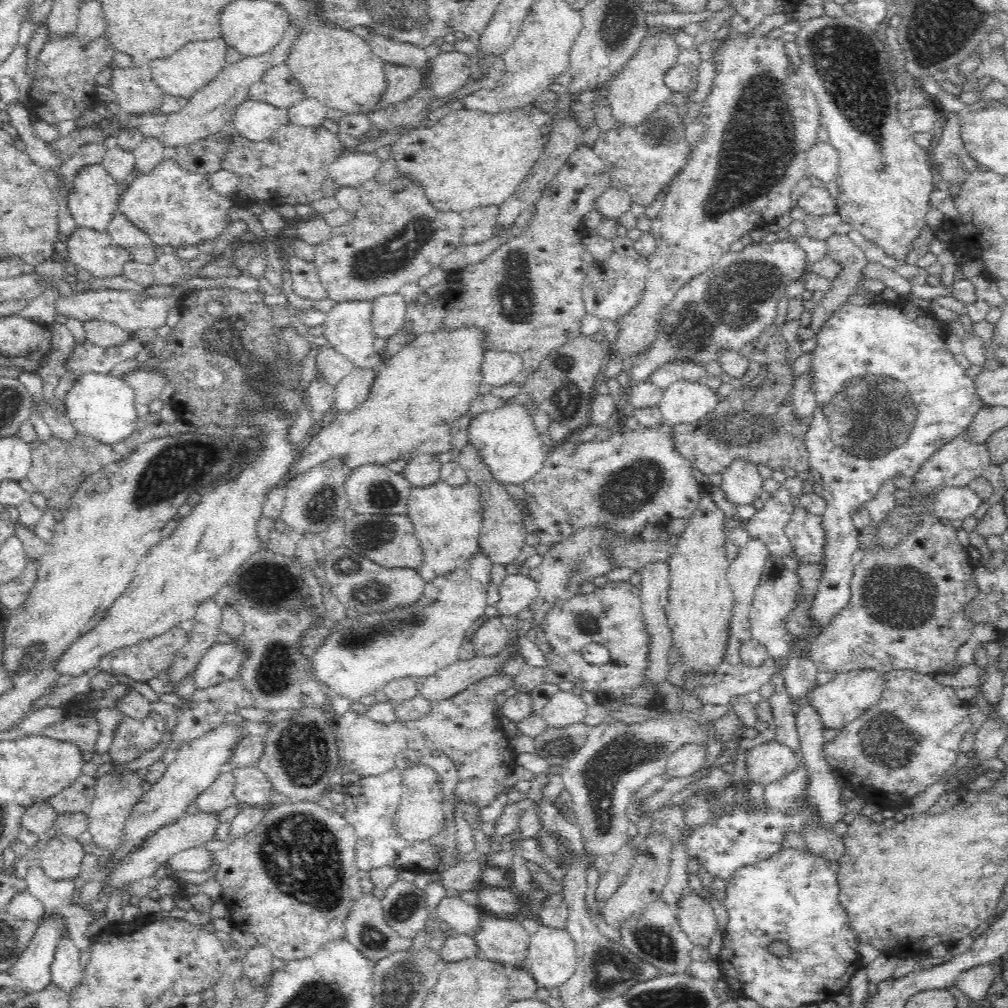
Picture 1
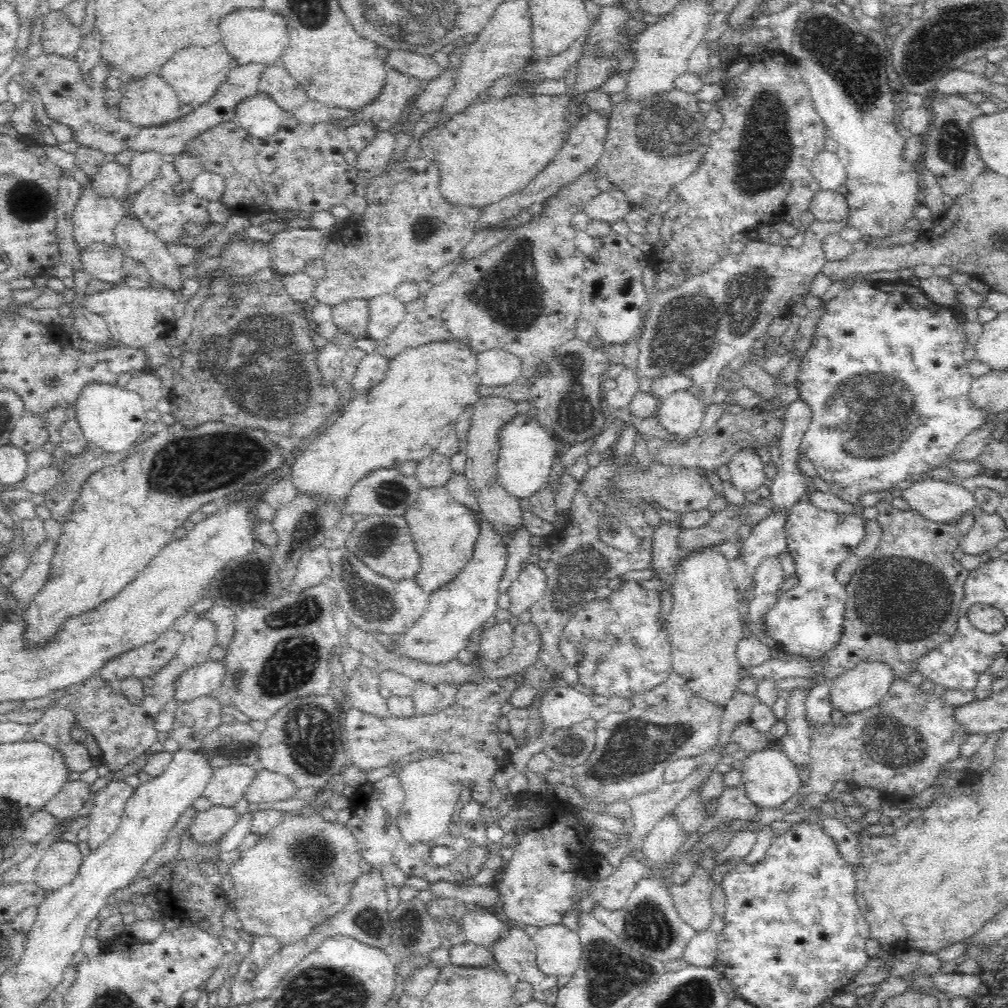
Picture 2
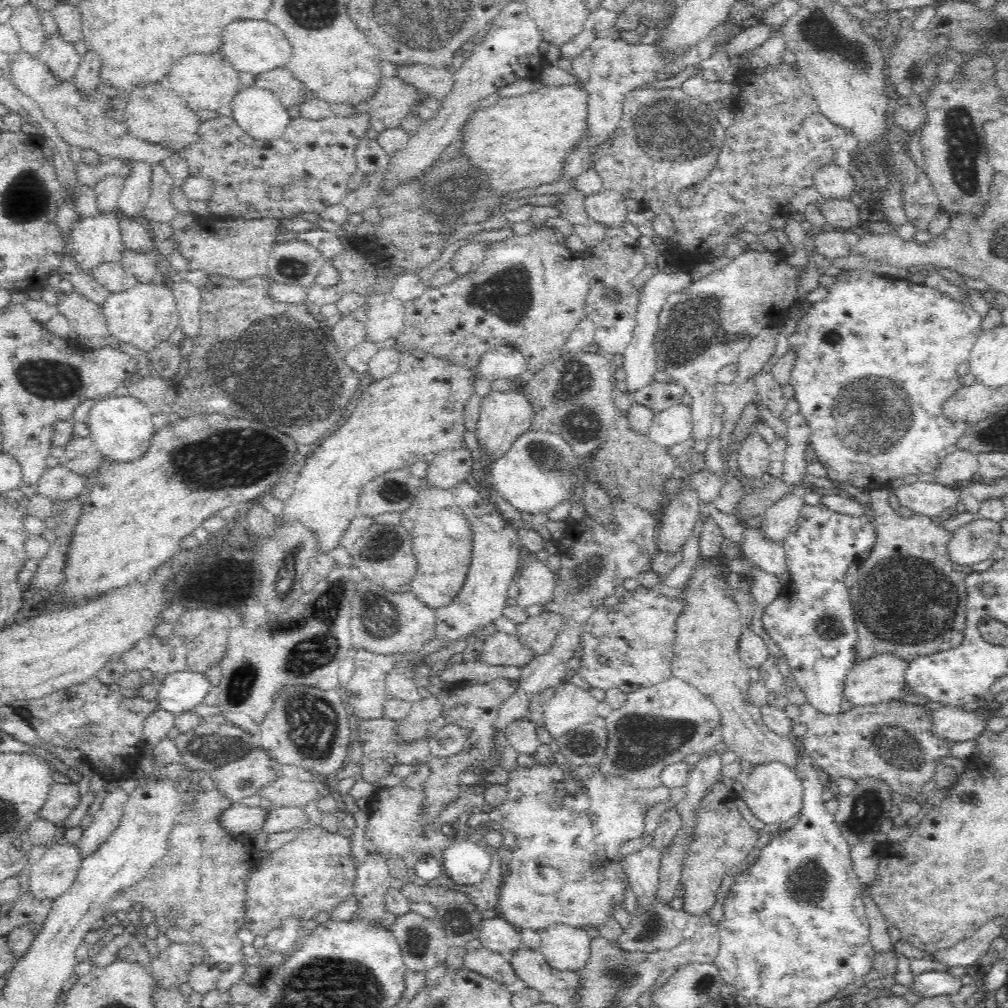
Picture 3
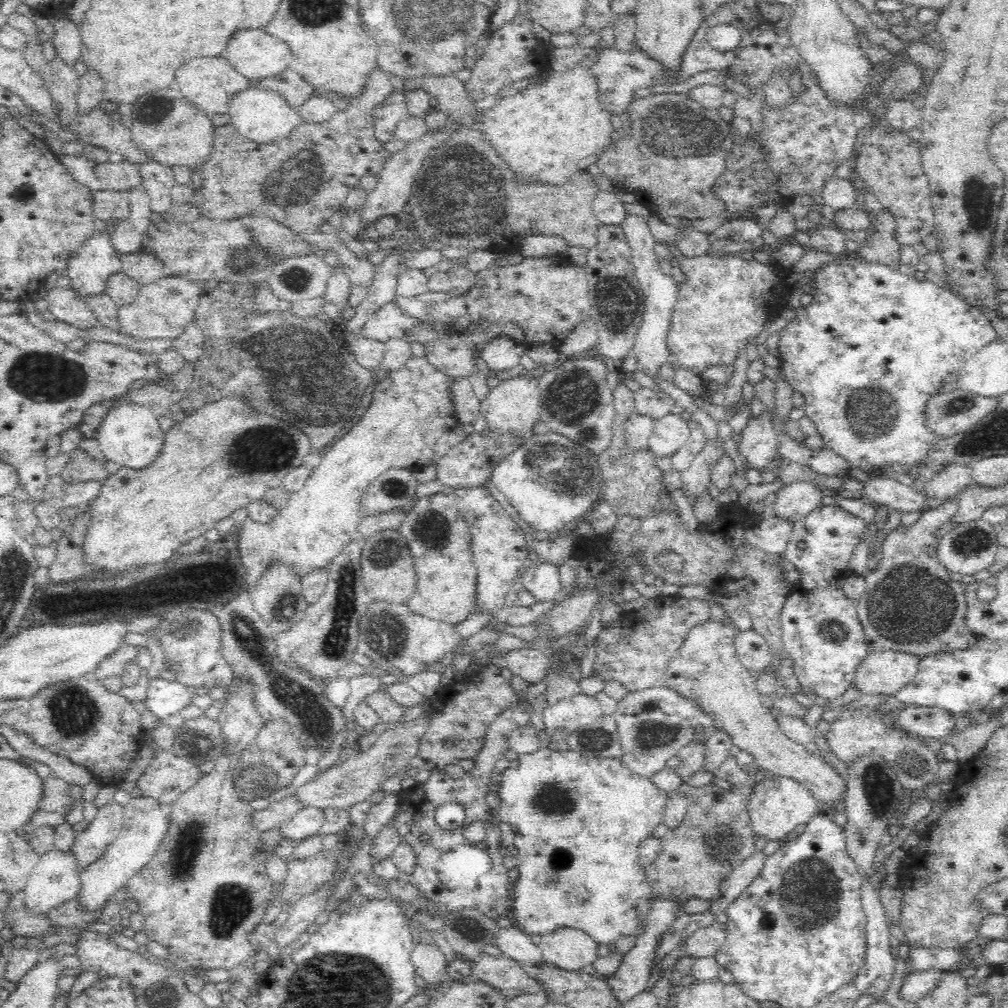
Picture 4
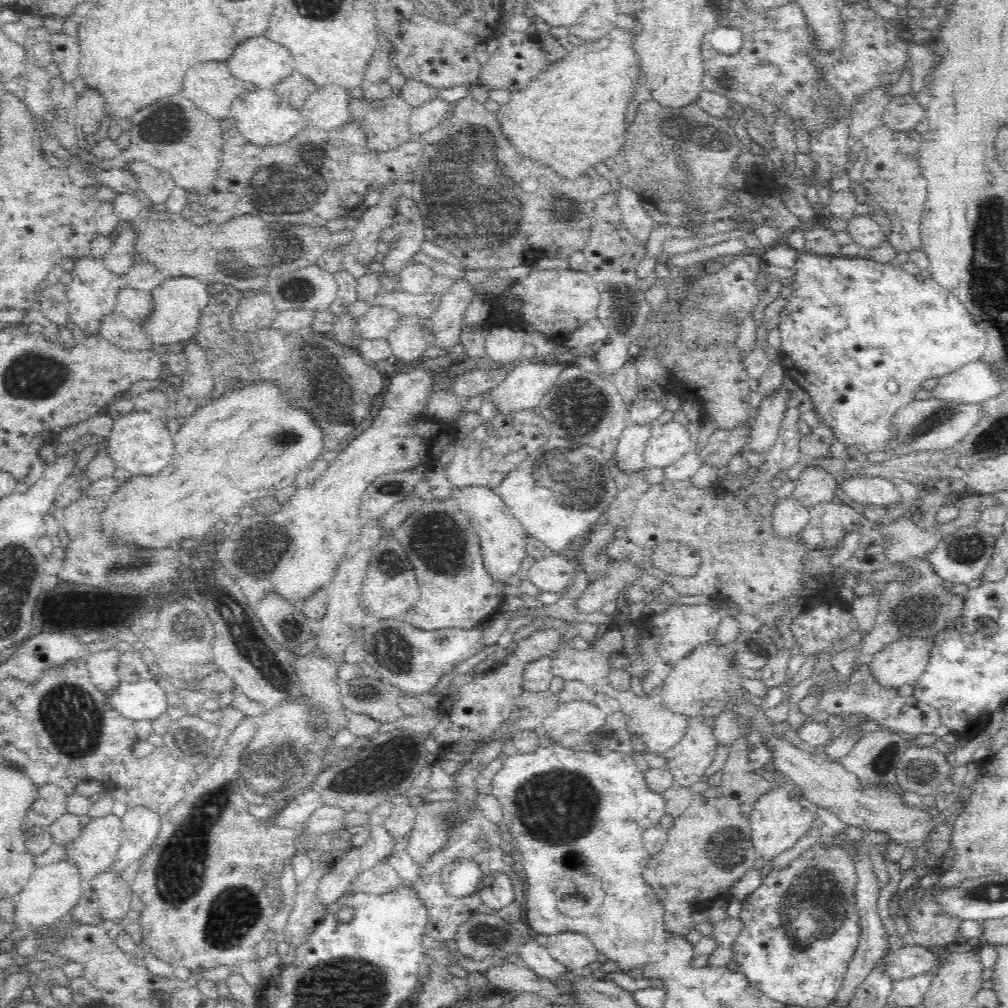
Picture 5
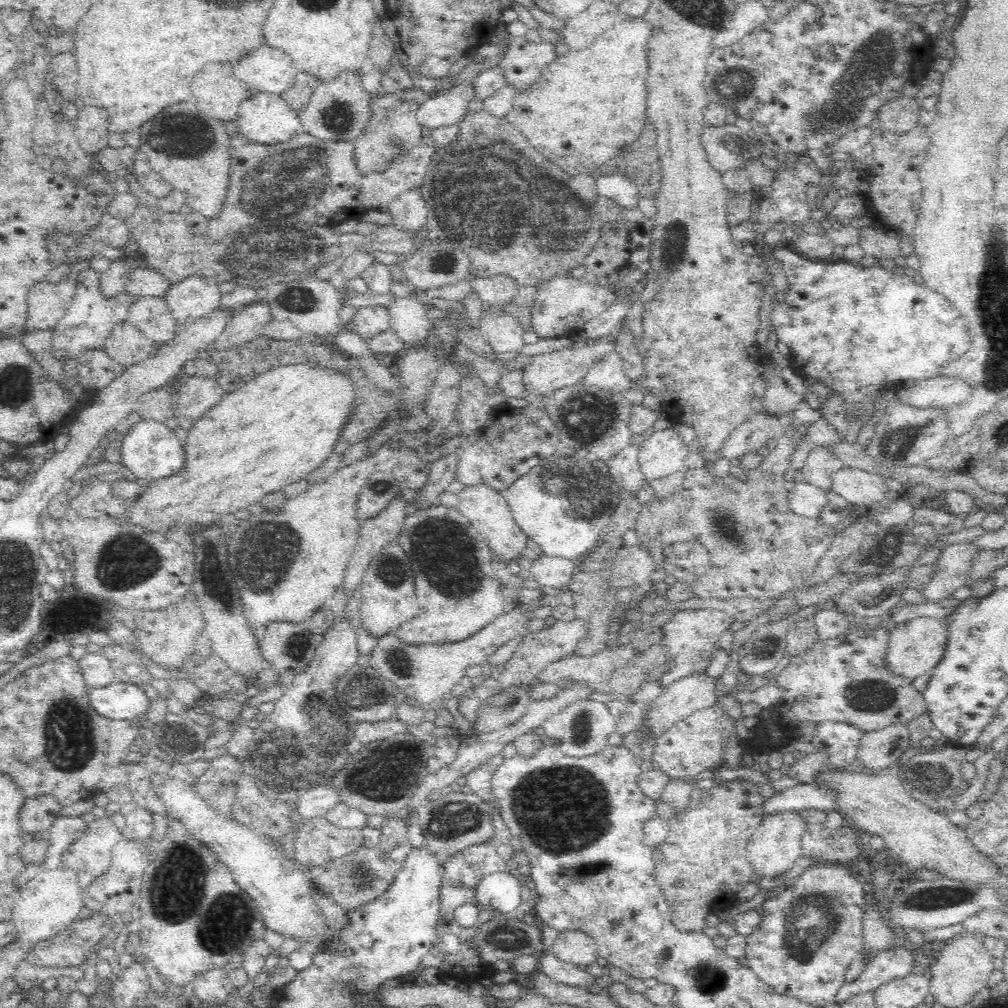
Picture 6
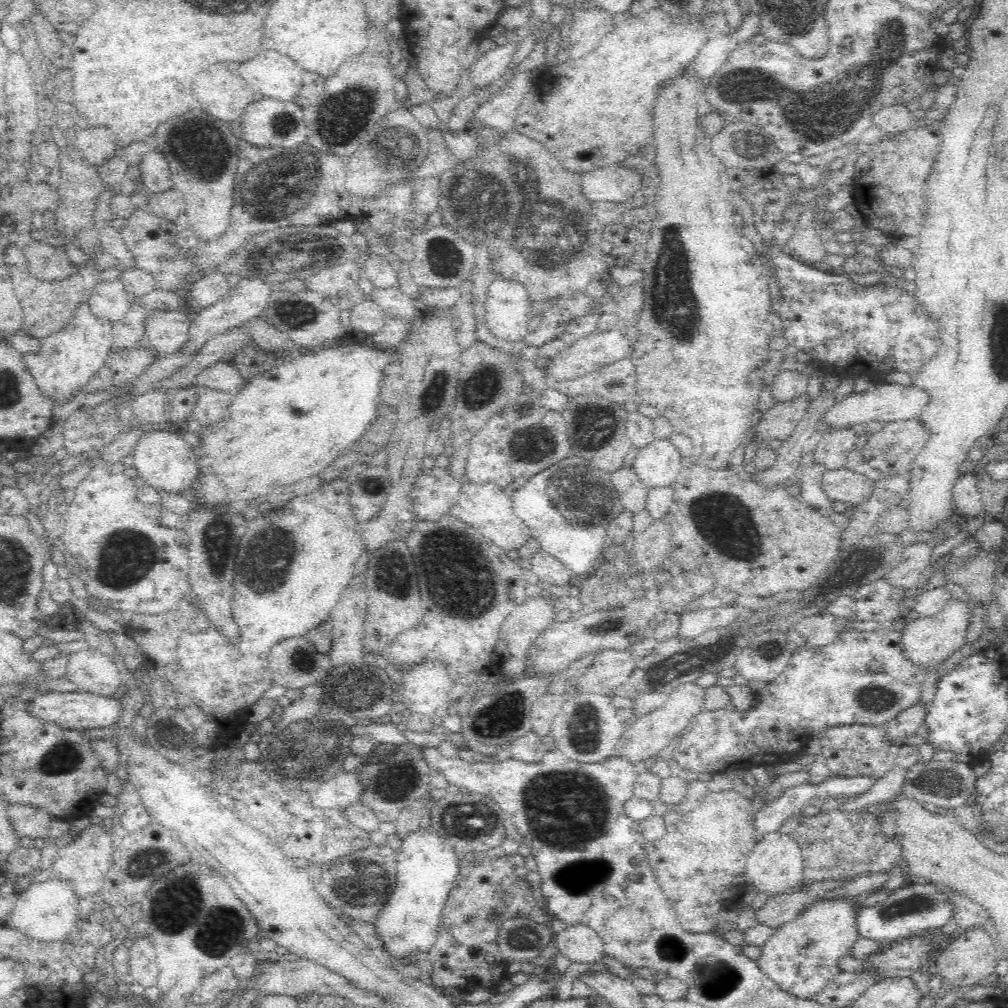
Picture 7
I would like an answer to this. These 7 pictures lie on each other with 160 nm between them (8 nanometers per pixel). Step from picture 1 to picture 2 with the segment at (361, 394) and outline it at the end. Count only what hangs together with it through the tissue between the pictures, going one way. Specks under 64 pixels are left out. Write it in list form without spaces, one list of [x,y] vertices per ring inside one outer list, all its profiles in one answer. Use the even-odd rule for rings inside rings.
[[[378,352],[368,353],[360,362],[355,378],[347,384],[352,385],[355,393],[370,390],[386,378],[390,359]]]

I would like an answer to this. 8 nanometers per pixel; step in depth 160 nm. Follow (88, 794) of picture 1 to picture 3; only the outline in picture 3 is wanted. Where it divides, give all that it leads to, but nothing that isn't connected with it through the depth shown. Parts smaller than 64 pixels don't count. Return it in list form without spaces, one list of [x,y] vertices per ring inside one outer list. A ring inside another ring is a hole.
[[[52,783],[48,793],[46,804],[37,812],[37,818],[62,824],[73,808],[80,802],[81,794],[76,783],[63,784]]]

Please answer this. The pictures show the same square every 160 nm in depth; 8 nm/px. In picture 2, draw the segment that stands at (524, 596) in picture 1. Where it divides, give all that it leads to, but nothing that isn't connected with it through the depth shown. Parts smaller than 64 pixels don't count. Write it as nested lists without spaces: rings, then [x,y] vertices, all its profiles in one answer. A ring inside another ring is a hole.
[[[538,563],[524,565],[518,578],[512,582],[508,594],[512,599],[509,612],[512,616],[518,616],[524,610],[536,606],[544,598],[548,588],[548,575]]]

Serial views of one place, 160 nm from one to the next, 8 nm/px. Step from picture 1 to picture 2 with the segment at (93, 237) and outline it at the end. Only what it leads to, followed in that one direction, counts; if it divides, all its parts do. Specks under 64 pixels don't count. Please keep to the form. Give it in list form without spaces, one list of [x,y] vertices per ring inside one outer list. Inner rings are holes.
[[[97,244],[80,252],[85,271],[93,279],[105,282],[107,287],[110,284],[122,284],[128,276],[124,270],[123,258],[124,254],[119,246]]]

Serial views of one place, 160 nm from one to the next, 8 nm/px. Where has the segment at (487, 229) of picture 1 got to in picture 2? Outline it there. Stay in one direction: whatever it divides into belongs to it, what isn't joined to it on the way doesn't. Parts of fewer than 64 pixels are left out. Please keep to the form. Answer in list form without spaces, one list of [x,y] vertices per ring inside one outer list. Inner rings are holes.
[[[591,110],[588,114],[581,115],[571,128],[570,136],[568,136],[560,152],[548,163],[548,166],[530,182],[525,190],[485,206],[482,220],[477,225],[478,228],[496,226],[505,219],[520,214],[524,208],[530,208],[532,204],[546,203],[548,198],[554,197],[561,189],[578,180],[586,170],[595,168],[604,150],[608,126],[610,126],[609,116],[604,115],[602,111]]]

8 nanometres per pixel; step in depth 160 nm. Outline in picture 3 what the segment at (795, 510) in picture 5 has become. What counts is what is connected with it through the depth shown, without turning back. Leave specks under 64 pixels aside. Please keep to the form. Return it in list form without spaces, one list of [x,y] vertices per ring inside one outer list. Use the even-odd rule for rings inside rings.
[[[746,528],[742,534],[740,550],[760,569],[770,574],[788,571],[785,548],[782,541],[767,538],[761,528]]]

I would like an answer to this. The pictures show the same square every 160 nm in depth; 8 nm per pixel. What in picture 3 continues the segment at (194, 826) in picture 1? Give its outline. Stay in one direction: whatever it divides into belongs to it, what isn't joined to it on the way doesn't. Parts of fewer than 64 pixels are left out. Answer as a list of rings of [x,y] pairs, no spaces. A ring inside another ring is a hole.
[[[243,802],[233,803],[222,816],[222,822],[232,833],[255,835],[263,831],[270,810],[262,806],[246,806]]]

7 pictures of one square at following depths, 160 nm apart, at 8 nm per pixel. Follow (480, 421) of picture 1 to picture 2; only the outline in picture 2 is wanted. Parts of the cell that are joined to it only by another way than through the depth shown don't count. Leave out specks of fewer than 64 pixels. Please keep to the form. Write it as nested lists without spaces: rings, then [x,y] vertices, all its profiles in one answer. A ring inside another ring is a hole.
[[[521,414],[500,431],[500,457],[497,461],[498,484],[518,500],[530,500],[548,486],[552,470],[564,448],[559,439],[544,427],[540,427],[533,414]]]

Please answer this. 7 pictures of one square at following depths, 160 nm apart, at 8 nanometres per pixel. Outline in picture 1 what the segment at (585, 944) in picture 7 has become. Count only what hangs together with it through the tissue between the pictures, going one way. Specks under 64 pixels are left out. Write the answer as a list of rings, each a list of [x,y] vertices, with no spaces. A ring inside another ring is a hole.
[[[541,924],[538,932],[531,936],[527,962],[528,970],[539,987],[549,991],[558,990],[558,987],[575,973],[577,954],[572,936],[564,928],[552,928]]]

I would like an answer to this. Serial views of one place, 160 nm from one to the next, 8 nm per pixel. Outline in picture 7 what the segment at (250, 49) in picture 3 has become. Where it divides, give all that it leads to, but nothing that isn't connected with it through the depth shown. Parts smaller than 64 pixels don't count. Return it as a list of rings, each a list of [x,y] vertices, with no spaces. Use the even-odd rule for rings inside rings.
[[[266,50],[254,60],[240,66],[240,76],[250,80],[250,84],[264,96],[292,102],[302,86],[302,68],[296,66],[288,56]],[[256,80],[272,80],[274,84],[256,84]]]

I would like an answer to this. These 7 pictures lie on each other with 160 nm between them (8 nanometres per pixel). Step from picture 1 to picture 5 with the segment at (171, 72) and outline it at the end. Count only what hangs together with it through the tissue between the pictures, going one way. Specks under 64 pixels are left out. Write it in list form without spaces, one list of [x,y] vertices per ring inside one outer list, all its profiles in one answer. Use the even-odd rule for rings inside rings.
[[[202,62],[192,66],[184,82],[184,94],[196,104],[196,110],[216,120],[229,118],[232,102],[244,92],[246,84],[230,74],[226,62]]]

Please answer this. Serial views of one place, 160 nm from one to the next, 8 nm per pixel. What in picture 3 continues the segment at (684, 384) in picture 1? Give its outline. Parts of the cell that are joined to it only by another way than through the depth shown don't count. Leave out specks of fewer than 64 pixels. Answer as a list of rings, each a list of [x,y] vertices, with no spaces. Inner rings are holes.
[[[680,404],[656,415],[648,434],[649,438],[666,450],[675,444],[686,442],[693,431],[690,407]]]

